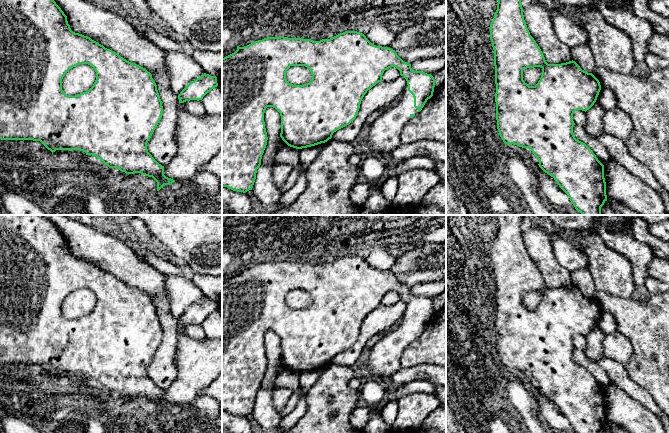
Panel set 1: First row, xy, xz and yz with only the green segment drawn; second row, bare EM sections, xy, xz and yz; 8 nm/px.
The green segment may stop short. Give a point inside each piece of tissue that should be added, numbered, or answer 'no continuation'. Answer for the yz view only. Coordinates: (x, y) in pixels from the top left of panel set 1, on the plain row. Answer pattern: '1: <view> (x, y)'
no continuation

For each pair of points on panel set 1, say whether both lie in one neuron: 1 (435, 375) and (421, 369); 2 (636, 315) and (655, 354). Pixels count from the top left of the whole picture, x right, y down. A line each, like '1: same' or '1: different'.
1: same
2: same

